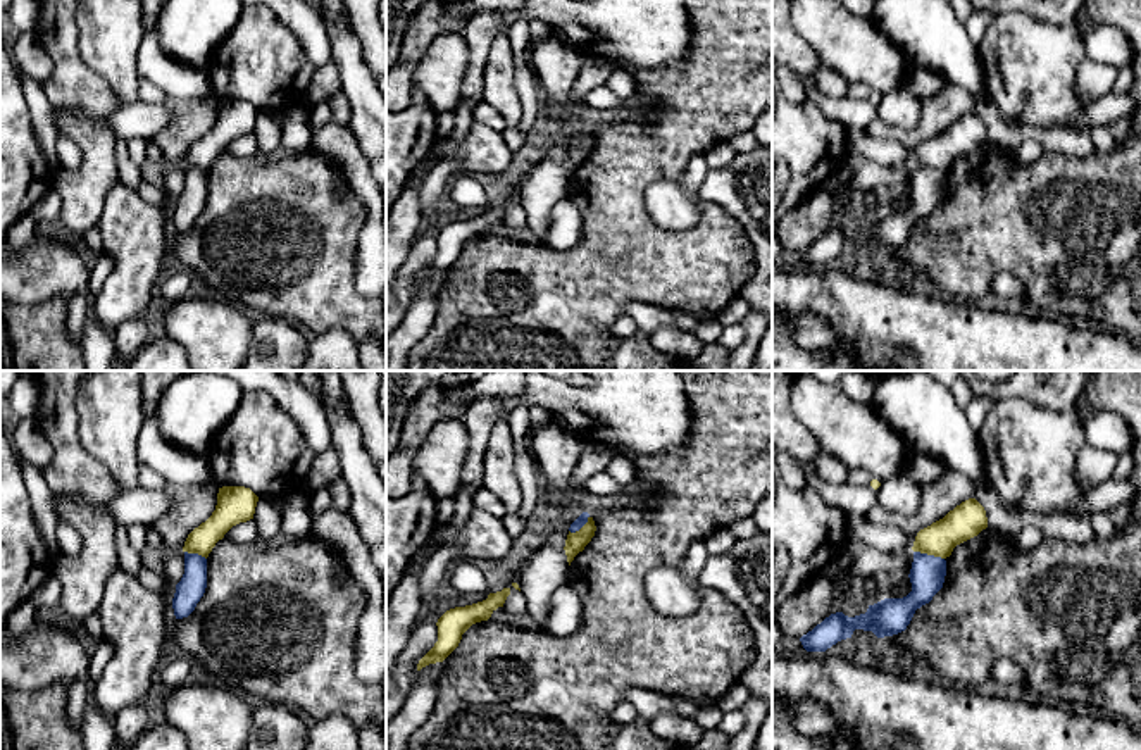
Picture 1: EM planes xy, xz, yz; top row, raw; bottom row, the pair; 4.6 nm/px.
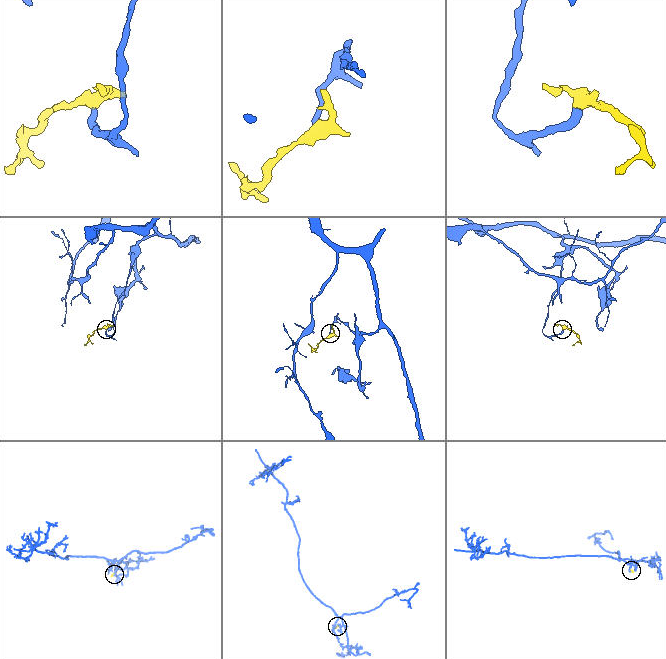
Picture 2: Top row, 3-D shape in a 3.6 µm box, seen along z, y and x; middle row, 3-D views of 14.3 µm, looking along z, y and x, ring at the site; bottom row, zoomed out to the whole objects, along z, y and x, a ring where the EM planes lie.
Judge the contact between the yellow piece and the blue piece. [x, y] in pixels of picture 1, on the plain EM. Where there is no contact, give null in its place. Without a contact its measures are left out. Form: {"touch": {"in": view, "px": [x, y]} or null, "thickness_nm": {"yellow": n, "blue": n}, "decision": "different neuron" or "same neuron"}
{"touch": {"in": "yz", "px": [929, 168]}, "thickness_nm": {"yellow": 160, "blue": 160}, "decision": "different neuron"}

